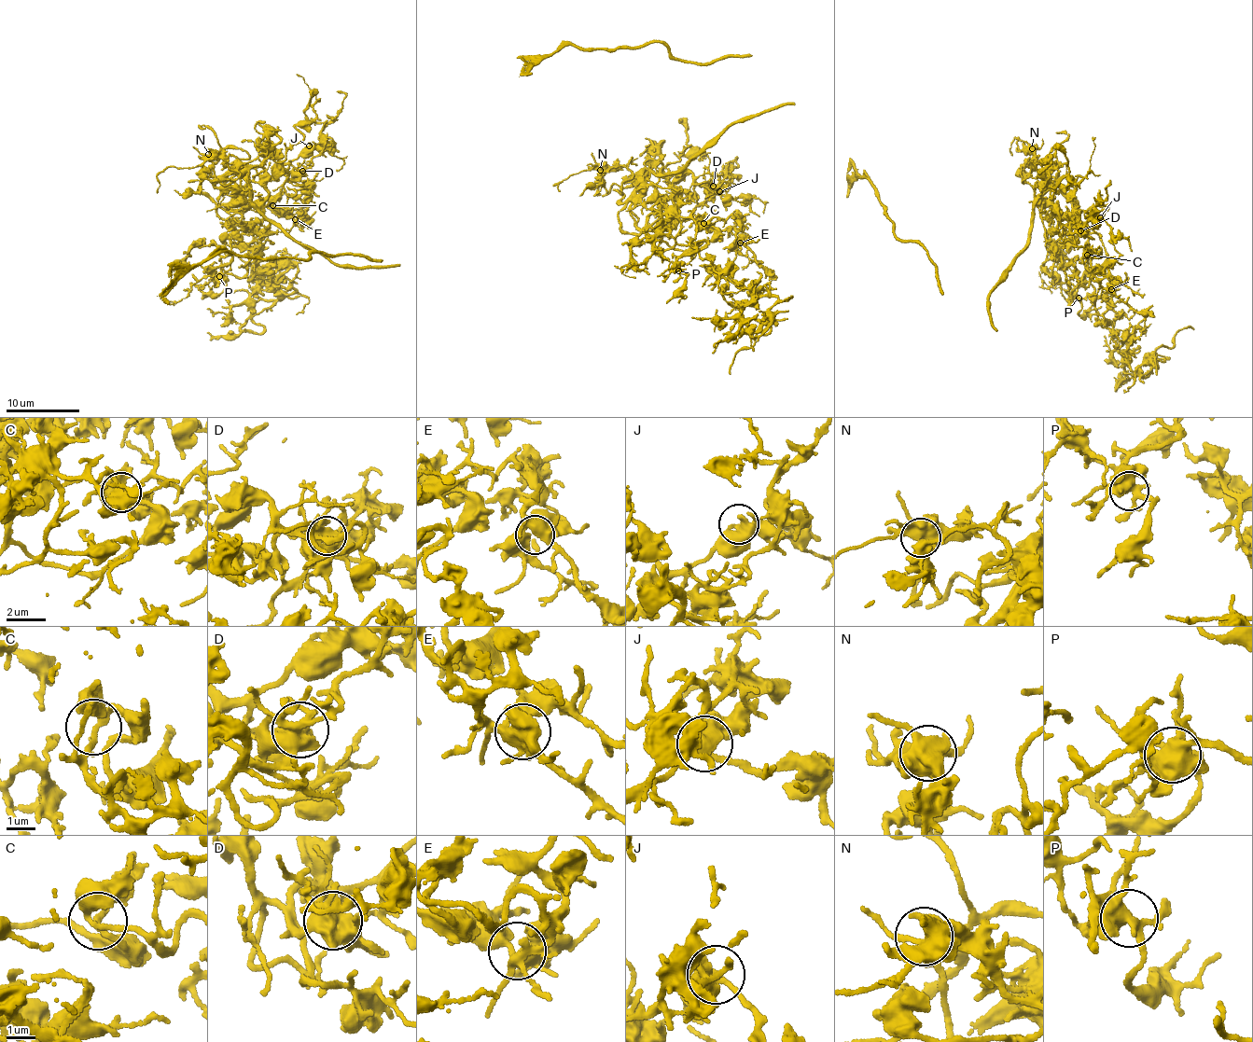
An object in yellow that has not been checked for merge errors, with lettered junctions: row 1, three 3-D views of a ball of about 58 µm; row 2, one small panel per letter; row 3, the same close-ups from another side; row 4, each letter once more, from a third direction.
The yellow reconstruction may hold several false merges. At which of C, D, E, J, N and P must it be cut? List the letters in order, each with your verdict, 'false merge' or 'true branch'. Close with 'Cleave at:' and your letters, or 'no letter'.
C: true branch
D: true branch
E: true branch
J: true branch
N: true branch
P: true branch
Cleave at: no letter

